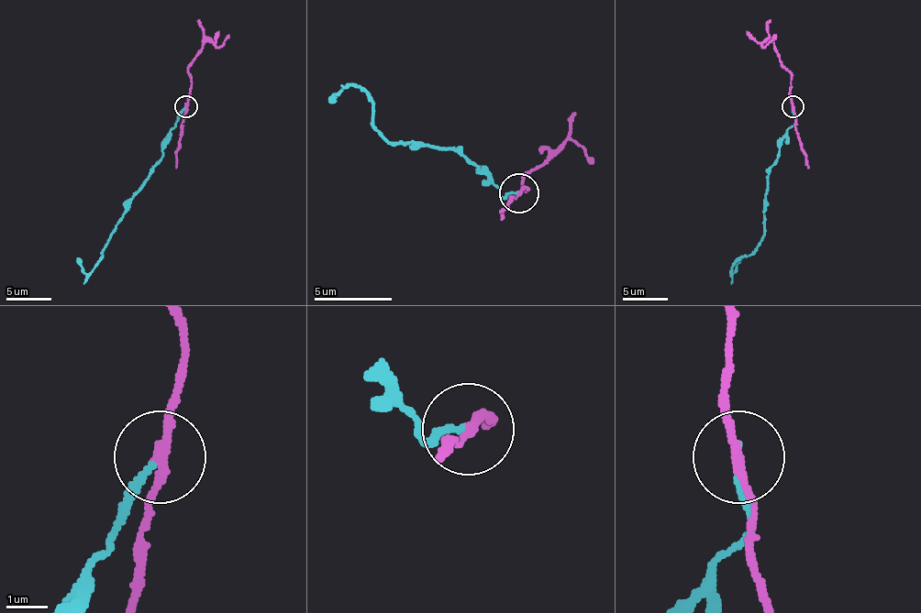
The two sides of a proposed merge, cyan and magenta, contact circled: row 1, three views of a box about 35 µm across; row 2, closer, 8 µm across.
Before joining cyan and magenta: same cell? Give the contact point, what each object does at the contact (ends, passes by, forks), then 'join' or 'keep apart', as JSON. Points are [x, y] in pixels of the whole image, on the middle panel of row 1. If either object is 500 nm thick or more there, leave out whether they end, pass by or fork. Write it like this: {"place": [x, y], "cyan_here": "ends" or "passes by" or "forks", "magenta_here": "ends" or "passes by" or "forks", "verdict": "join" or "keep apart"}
{"place": [518, 192], "cyan_here": "ends", "magenta_here": "passes by", "verdict": "keep apart"}

